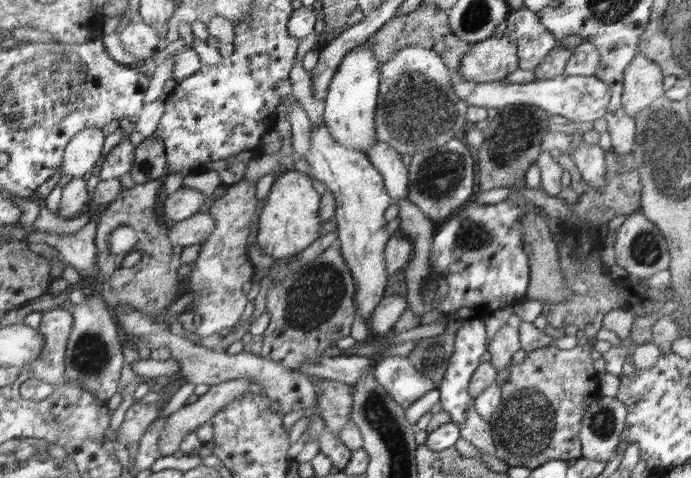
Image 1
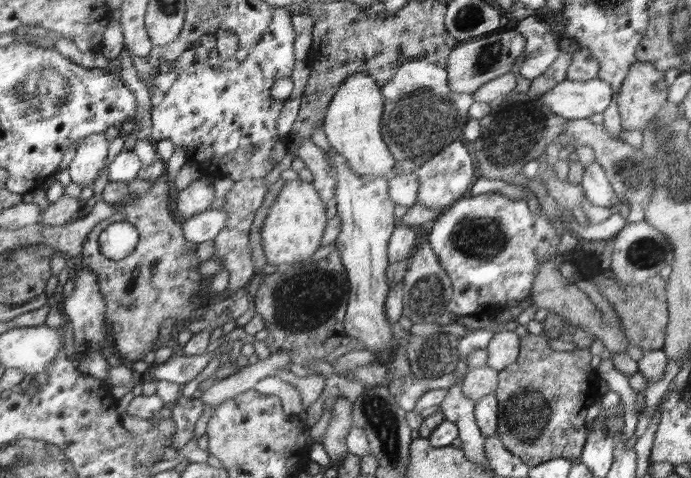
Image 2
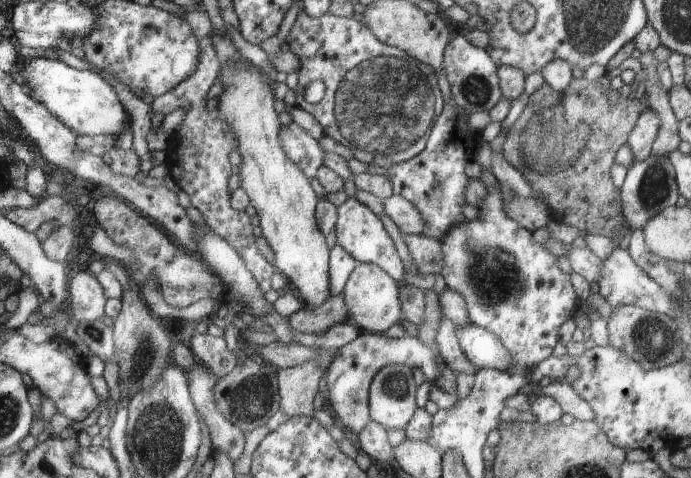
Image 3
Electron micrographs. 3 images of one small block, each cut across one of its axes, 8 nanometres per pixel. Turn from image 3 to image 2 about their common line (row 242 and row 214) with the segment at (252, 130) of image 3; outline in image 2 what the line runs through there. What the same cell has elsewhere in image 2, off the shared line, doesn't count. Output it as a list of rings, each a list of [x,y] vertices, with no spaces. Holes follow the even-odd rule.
[[[300,179],[286,182],[280,189],[278,199],[270,207],[260,232],[267,264],[293,265],[312,260],[314,252],[321,247],[322,232],[325,232],[328,220],[324,212],[324,201],[320,198],[312,183],[300,182]]]

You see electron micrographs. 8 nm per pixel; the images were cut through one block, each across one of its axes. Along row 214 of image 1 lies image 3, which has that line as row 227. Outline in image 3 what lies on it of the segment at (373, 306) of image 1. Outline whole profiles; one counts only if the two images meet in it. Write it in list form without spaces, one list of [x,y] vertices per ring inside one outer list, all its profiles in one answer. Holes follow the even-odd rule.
[[[348,198],[344,204],[337,208],[335,231],[337,244],[342,246],[348,254],[351,254],[358,263],[376,264],[384,269],[389,276],[392,276],[398,284],[404,282],[402,280],[404,264],[394,248],[392,238],[388,236],[388,232],[384,232],[382,220],[356,198]]]

